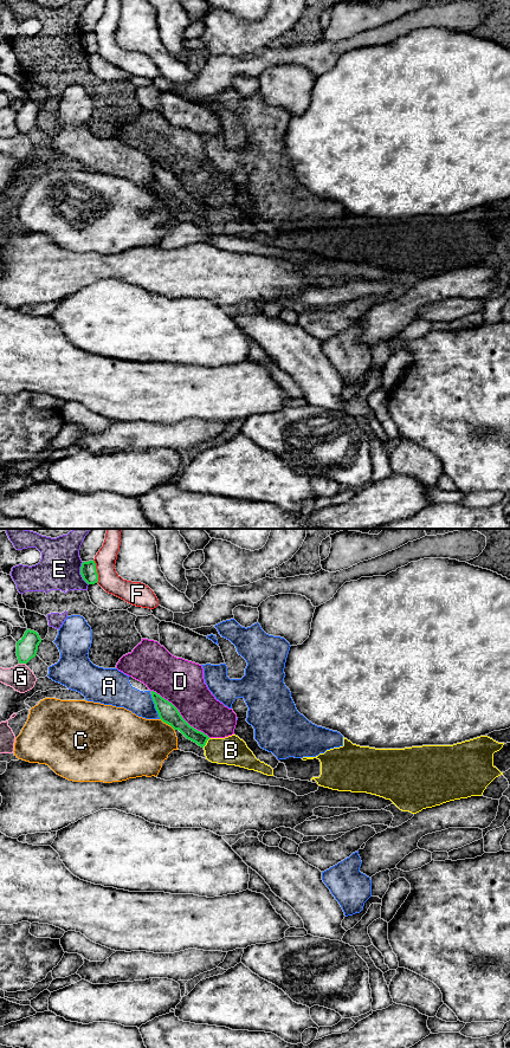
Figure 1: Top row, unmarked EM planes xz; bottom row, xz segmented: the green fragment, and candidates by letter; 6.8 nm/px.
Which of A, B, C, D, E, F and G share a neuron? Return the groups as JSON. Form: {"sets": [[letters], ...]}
{"sets": [["A"], ["B"], ["C"], ["D"], ["E"], ["F"], ["G"]]}

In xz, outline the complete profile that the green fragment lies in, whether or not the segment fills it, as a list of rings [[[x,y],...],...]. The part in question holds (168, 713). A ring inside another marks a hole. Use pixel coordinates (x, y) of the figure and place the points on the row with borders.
[[[151,691],[151,698],[163,723],[170,725],[174,730],[179,730],[187,739],[196,743],[199,746],[204,748],[206,745],[209,737],[191,726],[172,703],[154,691]]]

